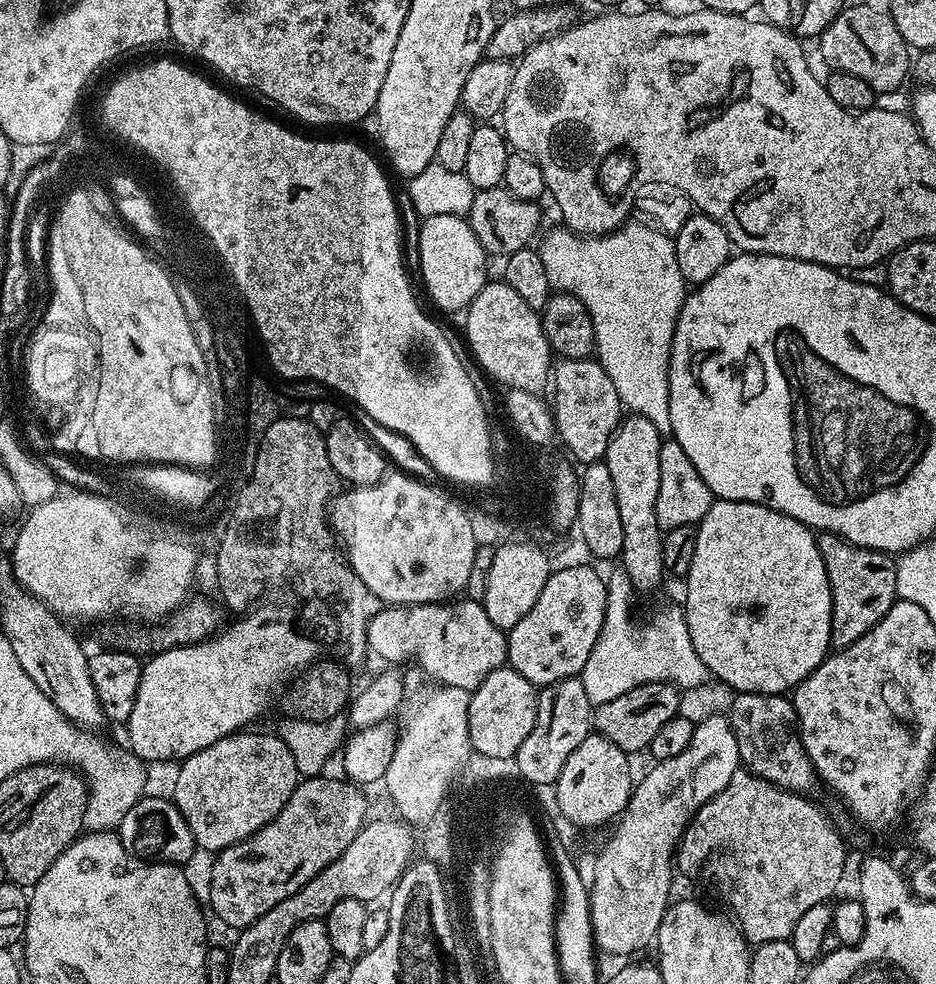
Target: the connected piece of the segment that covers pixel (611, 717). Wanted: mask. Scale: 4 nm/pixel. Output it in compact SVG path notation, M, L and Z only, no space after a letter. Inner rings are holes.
M643 684L634 690L626 690L626 694L614 698L614 702L595 705L594 728L599 735L605 736L614 746L618 746L623 752L635 754L644 752L649 742L674 718L680 711L680 696L674 684Z

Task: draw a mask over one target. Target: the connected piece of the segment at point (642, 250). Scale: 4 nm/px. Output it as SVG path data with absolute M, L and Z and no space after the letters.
M625 222L615 232L591 238L567 230L552 232L544 241L539 241L538 251L553 290L569 292L586 306L594 322L595 359L600 361L602 370L610 374L610 382L614 382L614 390L618 390L621 405L629 413L650 418L660 433L668 434L672 431L668 371L674 326L684 305L686 281L682 270L678 270L675 239L651 223L632 223Z

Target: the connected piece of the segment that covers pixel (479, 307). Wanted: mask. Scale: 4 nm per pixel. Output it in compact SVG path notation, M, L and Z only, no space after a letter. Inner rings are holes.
M489 282L472 299L466 309L468 321L464 332L476 360L505 389L521 388L537 394L543 393L550 384L554 367L554 353L548 345L544 327L540 324L540 312L526 306L515 290L503 282Z

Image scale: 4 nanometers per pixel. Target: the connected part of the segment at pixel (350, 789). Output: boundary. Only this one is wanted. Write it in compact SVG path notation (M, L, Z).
M328 774L310 776L301 779L296 785L294 794L282 806L282 810L262 830L258 830L250 838L238 842L234 846L224 848L215 853L212 864L212 877L208 880L208 900L212 903L212 912L224 924L229 924L233 930L244 928L254 923L266 910L278 906L290 894L294 894L310 878L314 878L334 858L338 858L354 842L366 823L368 800L361 789L347 779L331 780Z

